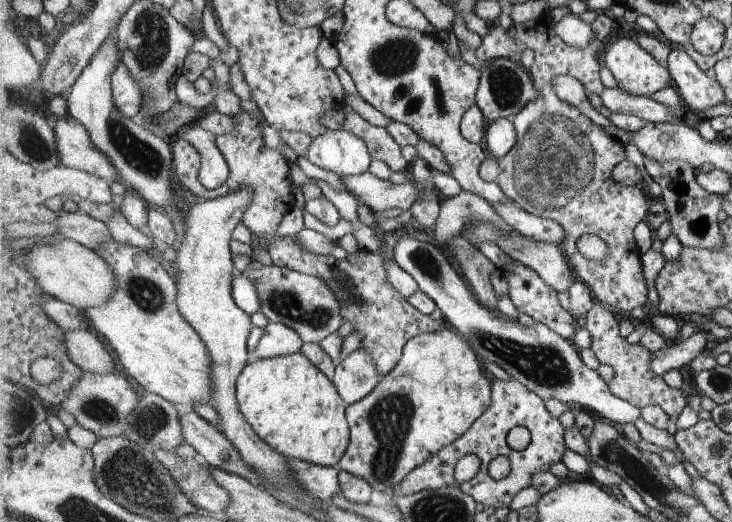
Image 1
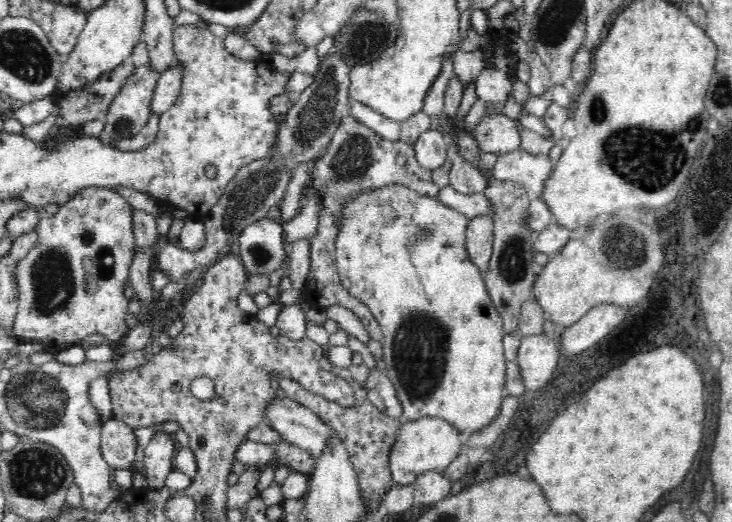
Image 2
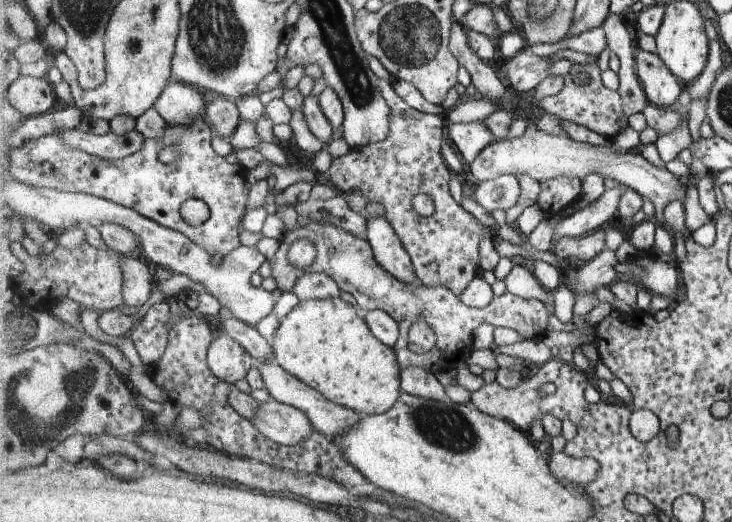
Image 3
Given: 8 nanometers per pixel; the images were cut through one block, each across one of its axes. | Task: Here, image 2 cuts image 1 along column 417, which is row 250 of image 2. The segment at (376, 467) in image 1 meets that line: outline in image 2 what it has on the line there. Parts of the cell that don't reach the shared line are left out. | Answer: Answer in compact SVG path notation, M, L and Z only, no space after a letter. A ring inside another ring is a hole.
M402 184L378 188L374 192L366 192L360 197L347 202L343 210L344 223L341 224L341 234L338 235L336 243L335 259L337 271L339 272L341 283L352 296L358 297L369 305L370 312L376 316L376 321L380 324L383 337L383 358L382 364L388 373L396 389L396 396L402 405L402 419L405 421L418 420L426 416L436 416L443 418L446 422L454 425L463 436L480 431L492 418L498 416L500 410L500 400L504 397L506 357L503 351L503 320L496 310L490 298L487 286L483 277L484 270L480 270L474 264L472 256L469 255L466 246L466 231L469 227L469 218L458 209L446 206L439 201L436 196L422 196L413 189Z

